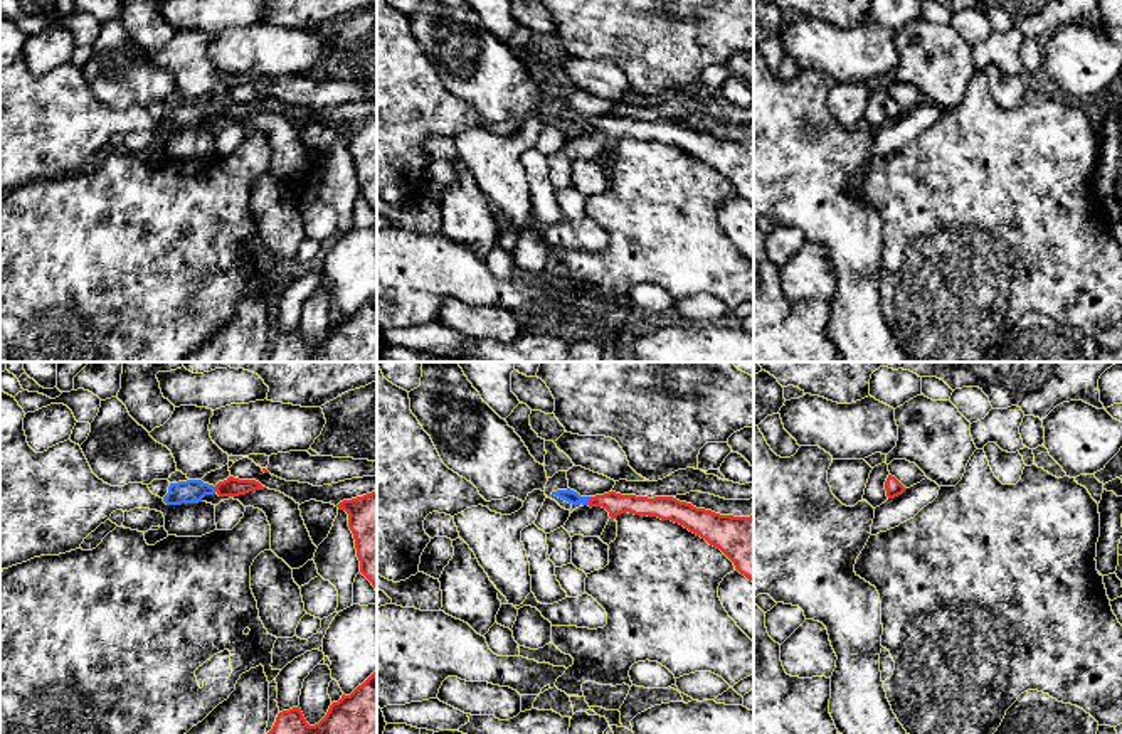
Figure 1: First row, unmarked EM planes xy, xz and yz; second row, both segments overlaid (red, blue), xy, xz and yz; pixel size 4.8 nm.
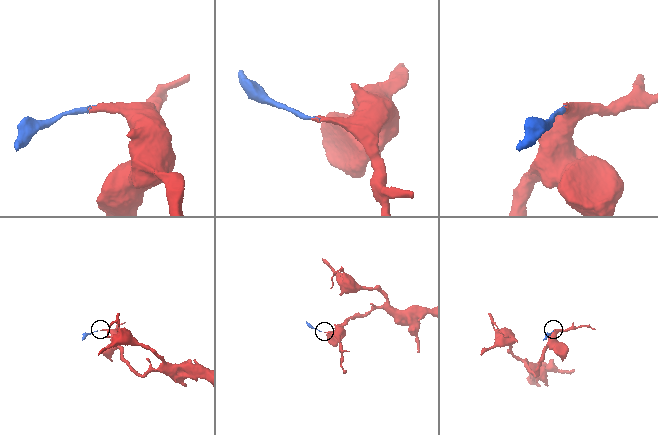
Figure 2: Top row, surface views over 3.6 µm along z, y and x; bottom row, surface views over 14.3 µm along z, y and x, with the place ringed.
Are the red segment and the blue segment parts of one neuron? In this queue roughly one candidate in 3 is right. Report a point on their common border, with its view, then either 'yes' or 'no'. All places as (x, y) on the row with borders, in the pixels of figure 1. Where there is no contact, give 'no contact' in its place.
xz (589, 500) | yes

